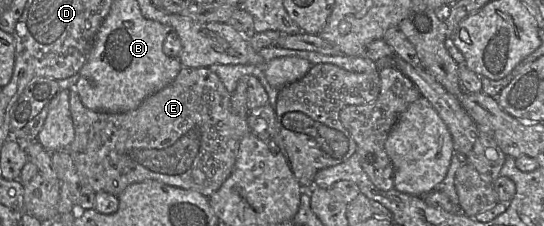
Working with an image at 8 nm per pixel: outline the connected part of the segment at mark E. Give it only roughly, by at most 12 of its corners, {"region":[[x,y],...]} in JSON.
{"region":[[209,68],[126,112],[68,90],[79,188],[210,197],[251,132]]}

